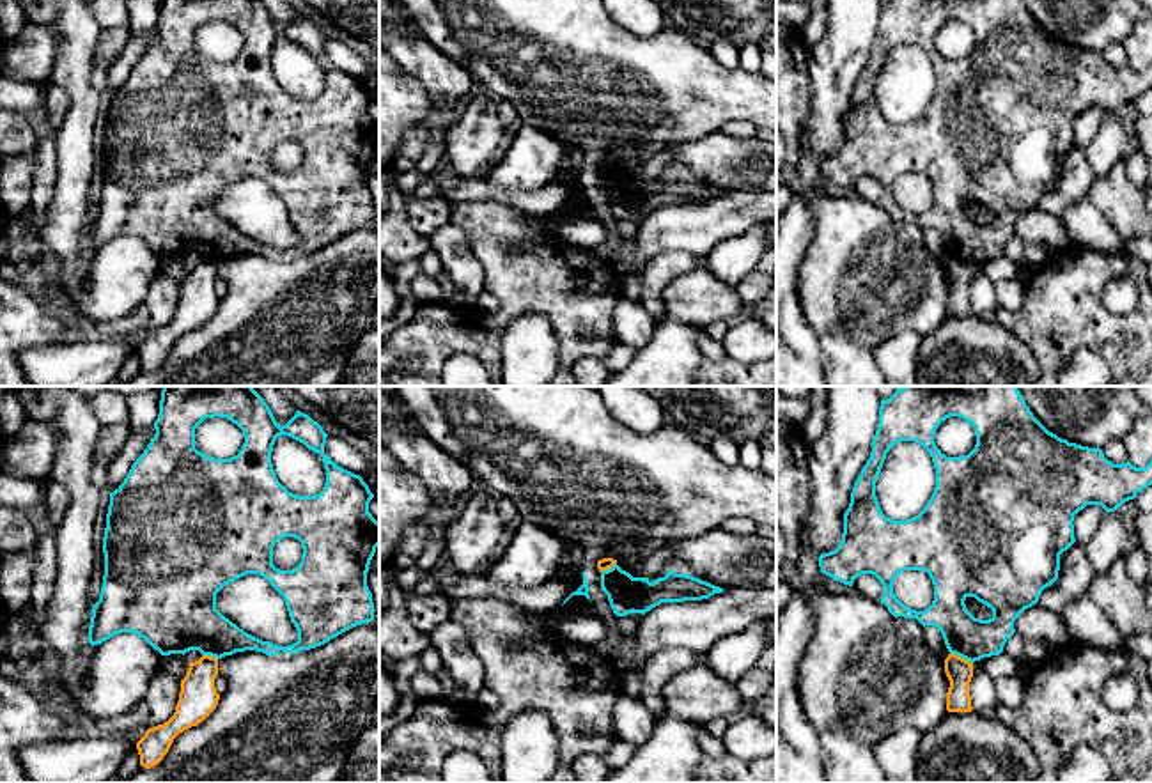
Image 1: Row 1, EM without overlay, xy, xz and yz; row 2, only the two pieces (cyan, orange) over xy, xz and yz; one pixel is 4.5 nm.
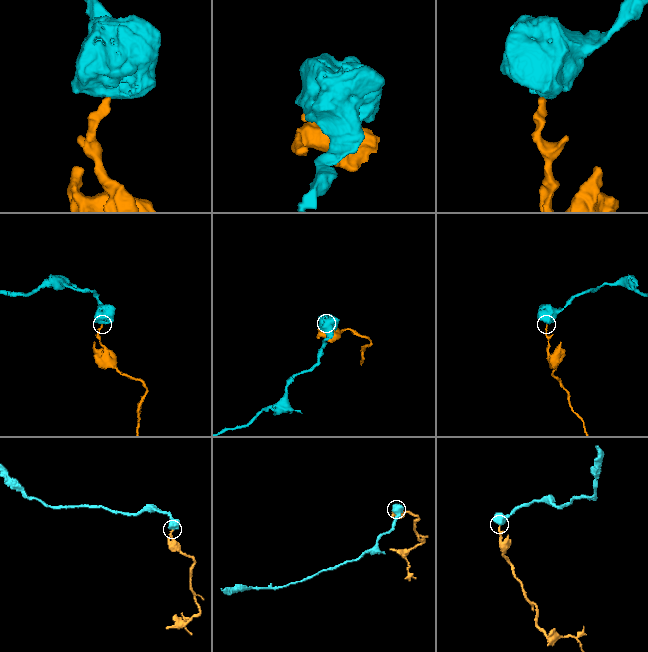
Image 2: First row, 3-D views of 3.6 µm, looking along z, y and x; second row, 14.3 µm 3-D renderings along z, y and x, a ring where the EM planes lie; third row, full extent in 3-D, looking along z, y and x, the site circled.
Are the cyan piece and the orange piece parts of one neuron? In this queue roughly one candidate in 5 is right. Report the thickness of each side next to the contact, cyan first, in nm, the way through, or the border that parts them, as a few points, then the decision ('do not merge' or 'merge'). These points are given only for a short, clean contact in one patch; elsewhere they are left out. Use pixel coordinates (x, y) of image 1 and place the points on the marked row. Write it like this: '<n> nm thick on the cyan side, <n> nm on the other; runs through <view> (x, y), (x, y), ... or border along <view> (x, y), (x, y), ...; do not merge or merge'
190 nm thick on the cyan side, 120 nm on the other; border along yz (950, 652), (972, 663); do not merge

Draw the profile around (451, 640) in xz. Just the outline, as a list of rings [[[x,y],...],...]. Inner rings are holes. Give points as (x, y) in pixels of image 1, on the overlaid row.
[[[447,620],[429,634],[429,640],[457,687],[477,694],[484,687],[484,664],[473,652],[466,627]]]

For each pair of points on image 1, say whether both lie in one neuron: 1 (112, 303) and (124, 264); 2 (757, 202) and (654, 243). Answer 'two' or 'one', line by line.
1: one
2: one

